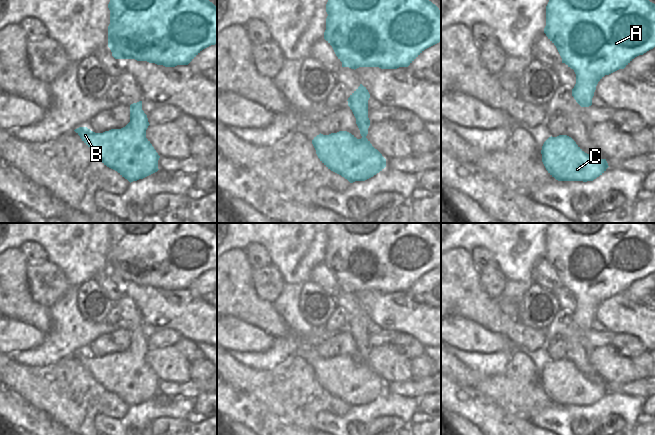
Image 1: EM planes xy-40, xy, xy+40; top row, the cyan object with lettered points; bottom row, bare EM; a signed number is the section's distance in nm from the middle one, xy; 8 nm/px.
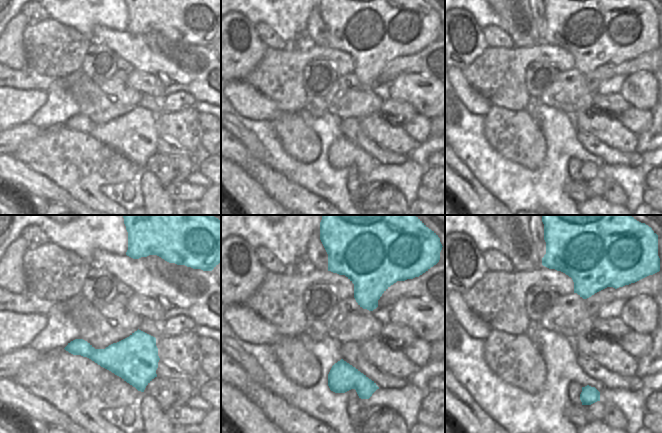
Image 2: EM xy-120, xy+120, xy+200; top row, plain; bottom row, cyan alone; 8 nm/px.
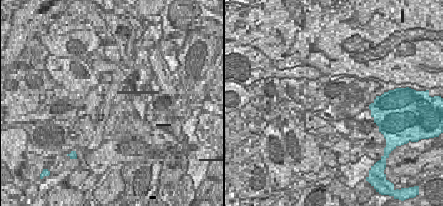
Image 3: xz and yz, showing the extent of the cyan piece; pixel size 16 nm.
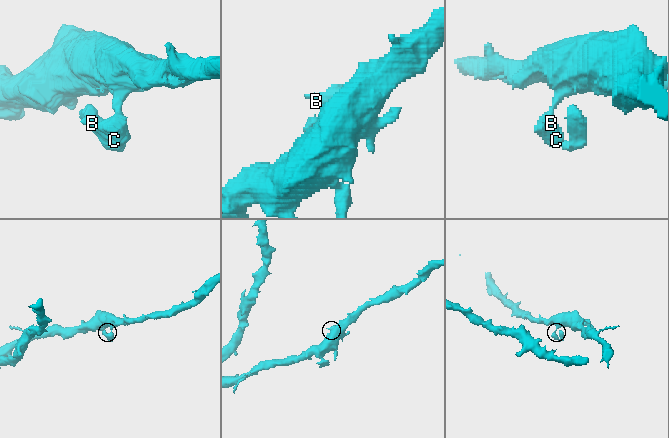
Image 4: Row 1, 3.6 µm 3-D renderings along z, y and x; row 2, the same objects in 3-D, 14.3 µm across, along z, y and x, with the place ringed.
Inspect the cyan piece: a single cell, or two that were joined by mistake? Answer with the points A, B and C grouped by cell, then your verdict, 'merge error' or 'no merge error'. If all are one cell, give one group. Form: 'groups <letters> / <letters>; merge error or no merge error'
groups A B C; no merge error

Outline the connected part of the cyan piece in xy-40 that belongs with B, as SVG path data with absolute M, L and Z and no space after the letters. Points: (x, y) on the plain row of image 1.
M139 325L130 329L130 346L121 353L95 357L79 351L74 355L104 389L131 407L159 394L160 380L146 362L149 349Z

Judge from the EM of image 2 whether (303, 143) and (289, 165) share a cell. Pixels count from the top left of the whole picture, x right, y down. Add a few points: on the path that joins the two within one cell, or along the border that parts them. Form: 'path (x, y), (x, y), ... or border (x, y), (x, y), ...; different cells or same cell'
border (279, 139), (297, 160), (313, 162), (317, 158); different cells

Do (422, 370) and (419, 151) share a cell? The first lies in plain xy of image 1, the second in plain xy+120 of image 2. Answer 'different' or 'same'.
different

